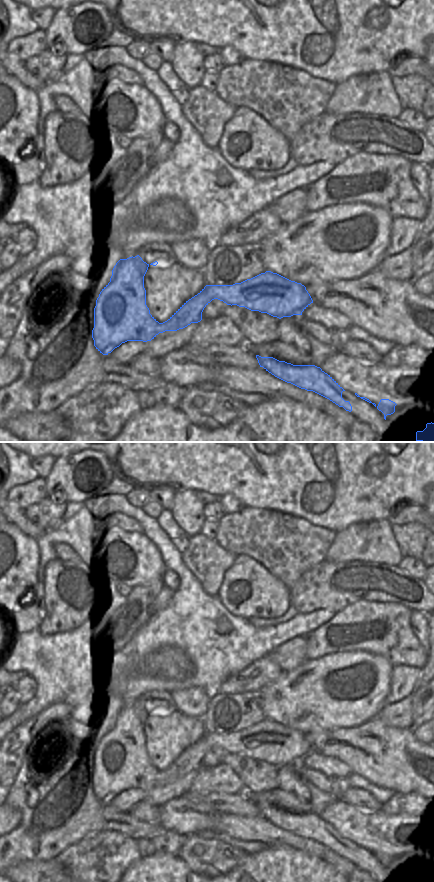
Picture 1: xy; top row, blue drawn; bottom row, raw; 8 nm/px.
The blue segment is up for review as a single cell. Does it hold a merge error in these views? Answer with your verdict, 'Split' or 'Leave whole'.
Split.

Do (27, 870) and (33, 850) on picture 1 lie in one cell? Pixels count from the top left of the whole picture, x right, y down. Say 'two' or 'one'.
two

